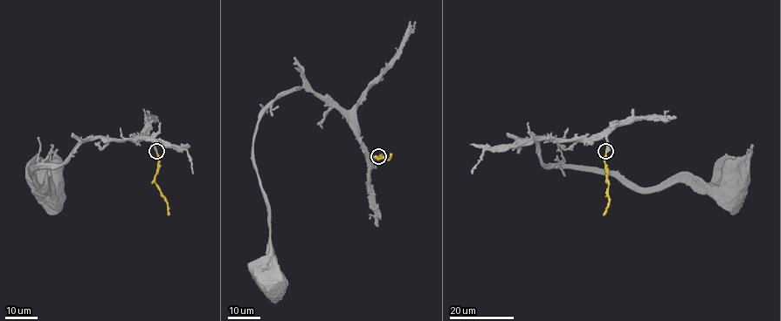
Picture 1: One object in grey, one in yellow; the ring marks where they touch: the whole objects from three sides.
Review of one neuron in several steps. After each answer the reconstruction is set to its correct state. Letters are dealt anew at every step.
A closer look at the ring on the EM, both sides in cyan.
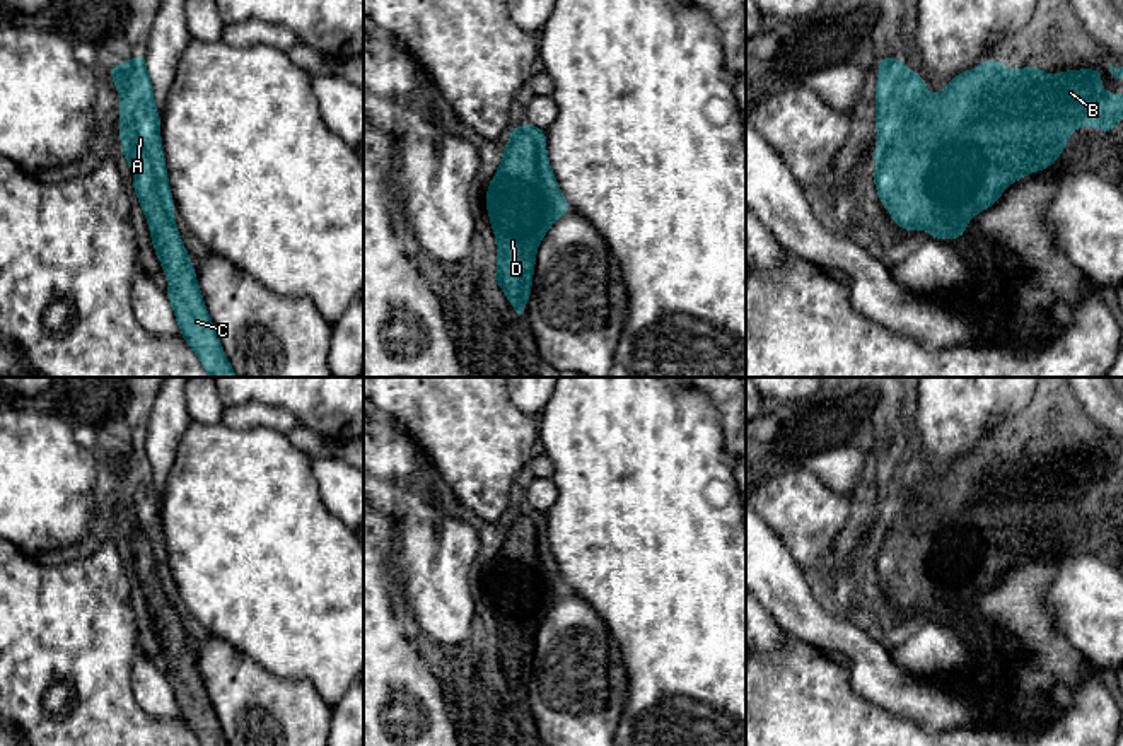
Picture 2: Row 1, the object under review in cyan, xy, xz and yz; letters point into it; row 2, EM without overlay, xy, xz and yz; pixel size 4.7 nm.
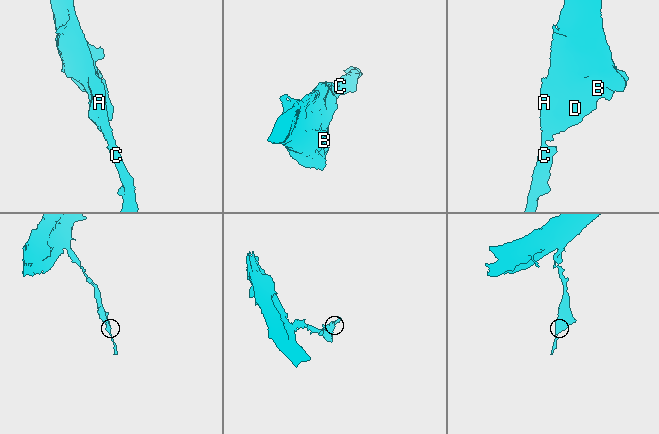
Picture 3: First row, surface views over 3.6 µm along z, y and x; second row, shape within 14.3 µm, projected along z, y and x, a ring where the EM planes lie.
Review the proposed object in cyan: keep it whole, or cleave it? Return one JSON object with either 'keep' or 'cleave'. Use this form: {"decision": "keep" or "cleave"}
{"decision": "keep"}

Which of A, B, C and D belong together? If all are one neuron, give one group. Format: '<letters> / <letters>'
A B C D

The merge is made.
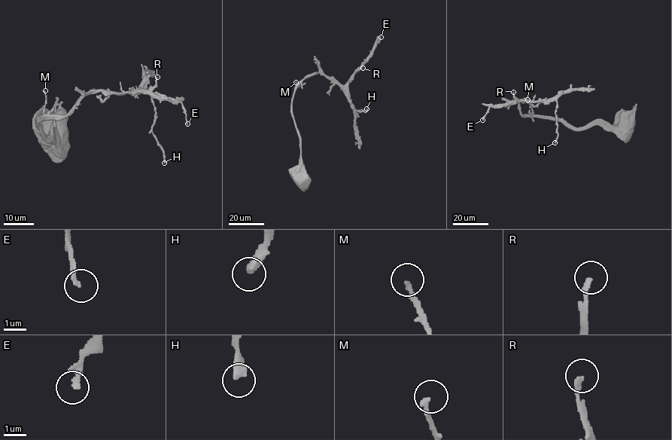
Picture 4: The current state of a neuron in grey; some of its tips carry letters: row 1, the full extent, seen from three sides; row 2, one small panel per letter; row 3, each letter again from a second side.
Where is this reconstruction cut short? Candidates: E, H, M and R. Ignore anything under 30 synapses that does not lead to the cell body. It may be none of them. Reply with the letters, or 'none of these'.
none of these

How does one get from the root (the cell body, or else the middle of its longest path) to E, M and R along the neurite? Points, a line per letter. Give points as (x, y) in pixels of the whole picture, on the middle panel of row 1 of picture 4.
E: (302, 180), (300, 141), (291, 110), (295, 90), (308, 75), (317, 72), (344, 85), (381, 37)
M: (302, 180), (305, 172), (301, 161), (300, 141), (291, 110), (296, 82)
R: (302, 180), (300, 141), (291, 110), (295, 90), (308, 75), (317, 72), (344, 85), (363, 68)

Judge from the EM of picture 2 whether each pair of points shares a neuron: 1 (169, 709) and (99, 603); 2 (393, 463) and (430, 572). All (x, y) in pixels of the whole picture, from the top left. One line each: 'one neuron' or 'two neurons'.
1: two neurons
2: one neuron

